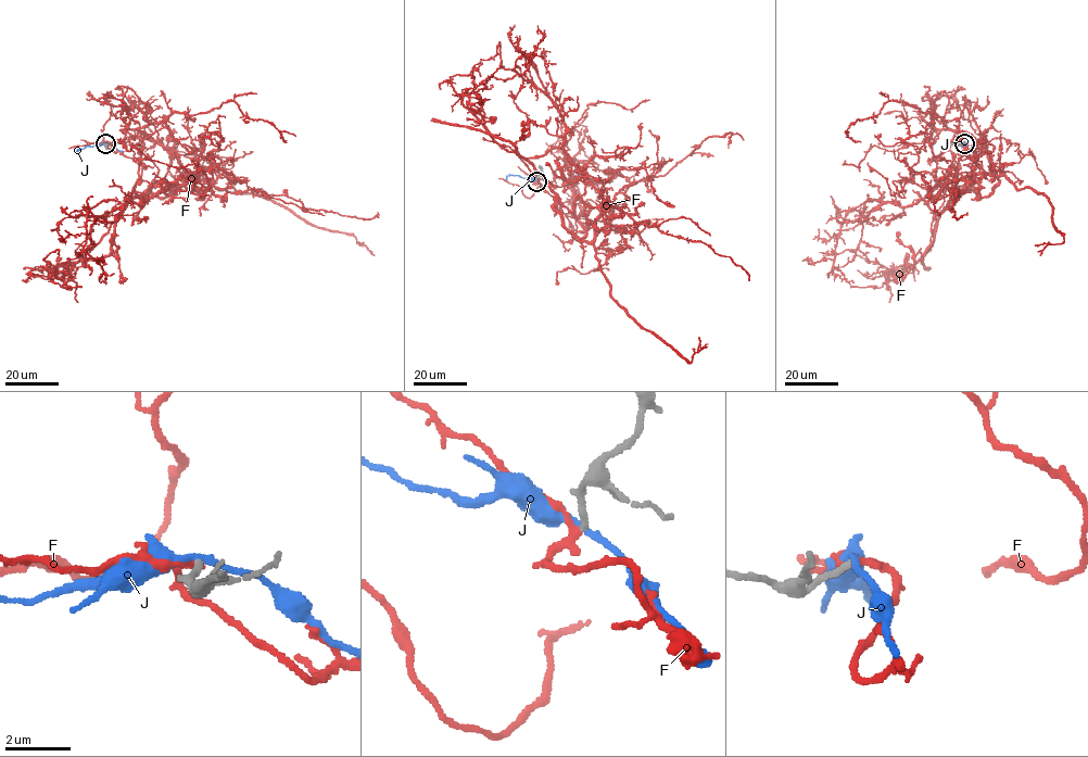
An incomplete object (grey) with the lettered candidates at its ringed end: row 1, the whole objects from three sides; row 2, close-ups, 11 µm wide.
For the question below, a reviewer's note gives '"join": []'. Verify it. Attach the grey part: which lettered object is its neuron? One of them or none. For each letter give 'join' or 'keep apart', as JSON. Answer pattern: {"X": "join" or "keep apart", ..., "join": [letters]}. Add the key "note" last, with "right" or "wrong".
{"F": "join", "J": "keep apart", "join": ["F"], "note": "wrong"}

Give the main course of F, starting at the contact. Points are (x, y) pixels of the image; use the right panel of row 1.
F: (964, 143), (972, 161), (985, 139), (974, 178), (906, 206), (870, 200), (851, 209), (834, 257), (809, 264)

